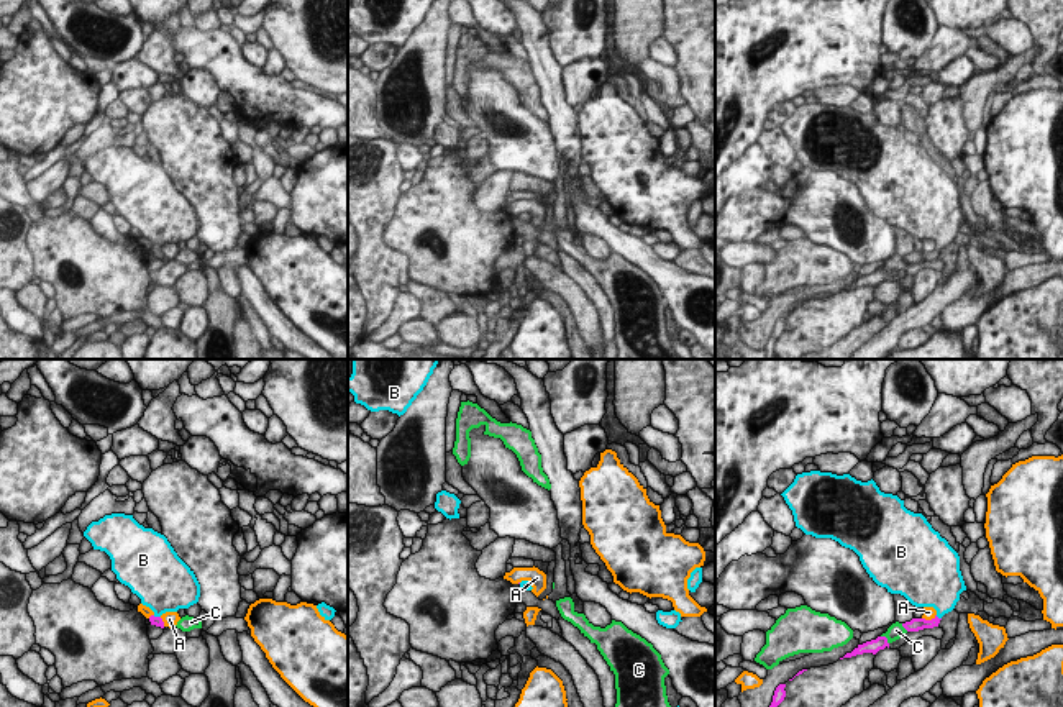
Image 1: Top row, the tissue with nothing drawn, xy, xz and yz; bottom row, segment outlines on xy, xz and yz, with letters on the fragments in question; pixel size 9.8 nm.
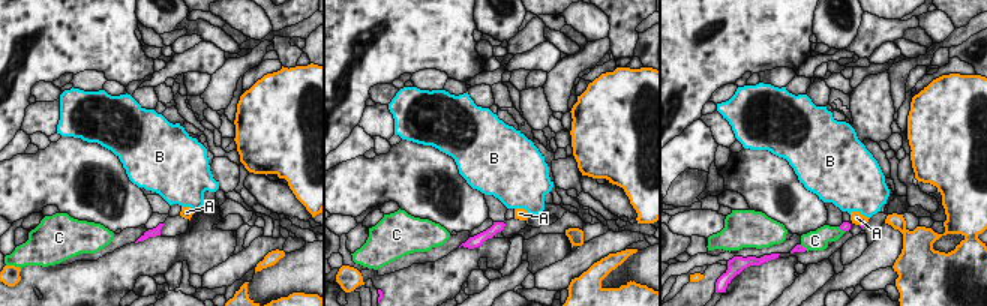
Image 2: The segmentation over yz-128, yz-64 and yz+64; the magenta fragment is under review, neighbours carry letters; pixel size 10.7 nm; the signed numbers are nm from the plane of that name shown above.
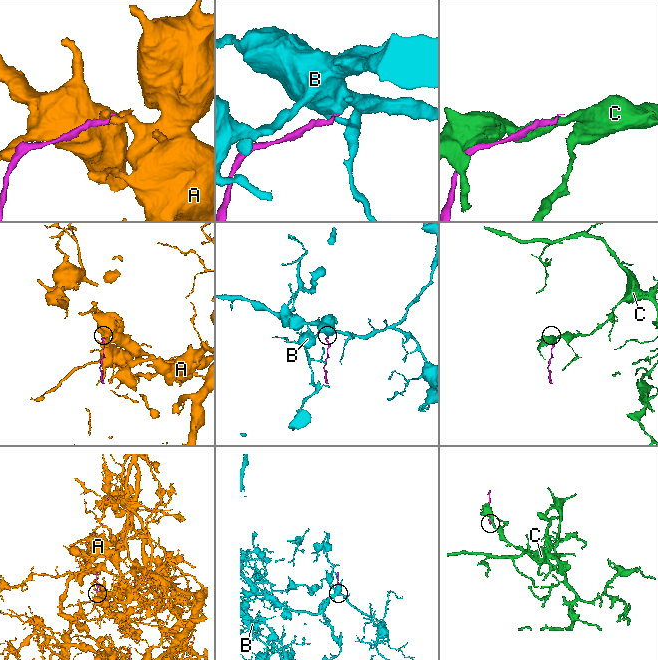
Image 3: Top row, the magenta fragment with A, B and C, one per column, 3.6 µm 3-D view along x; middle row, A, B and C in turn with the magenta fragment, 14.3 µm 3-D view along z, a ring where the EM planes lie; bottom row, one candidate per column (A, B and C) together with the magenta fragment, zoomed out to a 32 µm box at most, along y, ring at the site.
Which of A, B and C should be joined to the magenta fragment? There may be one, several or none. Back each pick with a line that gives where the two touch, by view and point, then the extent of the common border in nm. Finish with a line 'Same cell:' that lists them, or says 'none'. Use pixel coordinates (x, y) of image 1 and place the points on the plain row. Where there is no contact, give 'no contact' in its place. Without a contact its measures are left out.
B: meets magenta in yz at (937, 250); contact 70 nm long
Same cell: B

